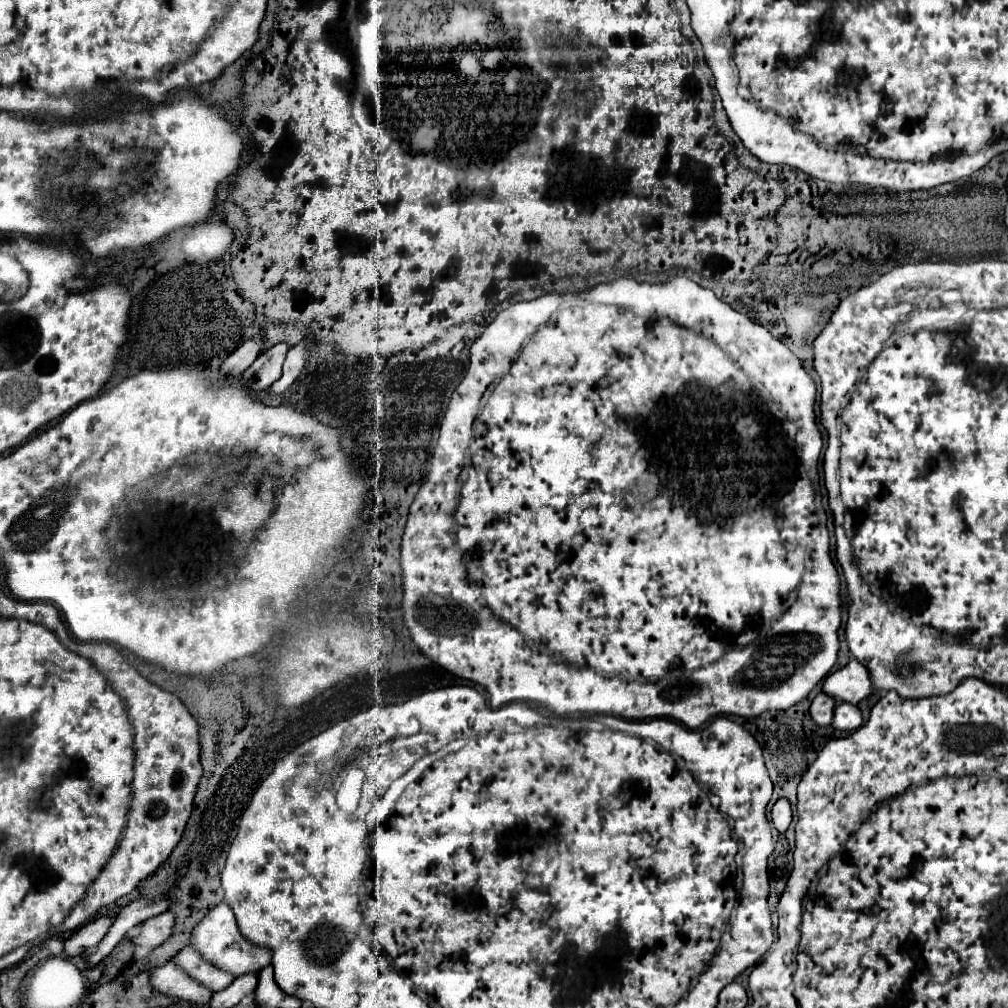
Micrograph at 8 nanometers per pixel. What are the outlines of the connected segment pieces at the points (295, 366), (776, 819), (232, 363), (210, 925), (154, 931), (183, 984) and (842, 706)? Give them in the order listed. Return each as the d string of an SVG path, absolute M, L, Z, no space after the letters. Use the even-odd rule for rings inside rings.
M299 343L299 345L295 345L295 347L289 349L287 359L285 359L285 363L283 363L283 373L281 373L281 377L271 385L271 391L273 391L275 395L283 393L283 391L299 377L299 373L301 373L303 367L305 367L305 355L307 355L307 345L305 345L305 343Z
M779 799L773 809L771 809L771 821L775 825L775 829L779 833L785 833L787 827L791 825L791 819L793 819L793 813L791 813L791 805L787 799Z
M245 341L237 351L233 351L221 365L221 375L241 375L261 353L261 341Z
M219 903L217 907L213 907L205 915L203 921L199 921L199 927L195 927L195 931L191 933L191 945L195 947L195 951L199 951L201 957L205 957L207 961L211 961L215 967L231 973L233 977L247 975L251 971L259 973L263 967L267 967L271 963L271 951L269 949L257 947L257 945L249 943L239 933L233 909L227 903Z
M165 911L161 915L151 917L145 923L141 923L139 935L133 941L139 947L155 949L155 947L159 947L161 943L167 941L167 935L171 935L173 925L175 925L175 915L171 915L171 911Z
M173 961L155 969L151 973L151 987L163 995L185 999L197 1005L205 1005L211 999L211 991L195 983L185 971L181 971Z
M839 703L835 707L835 715L833 715L833 727L839 731L855 731L857 727L861 727L861 711L857 705L851 703Z

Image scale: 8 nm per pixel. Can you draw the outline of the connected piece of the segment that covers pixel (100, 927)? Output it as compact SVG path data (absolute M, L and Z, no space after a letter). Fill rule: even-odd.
M99 917L87 925L83 925L81 929L77 929L63 945L63 953L67 957L75 957L81 955L85 949L99 945L99 941L105 937L105 933L109 931L113 919L109 917Z

